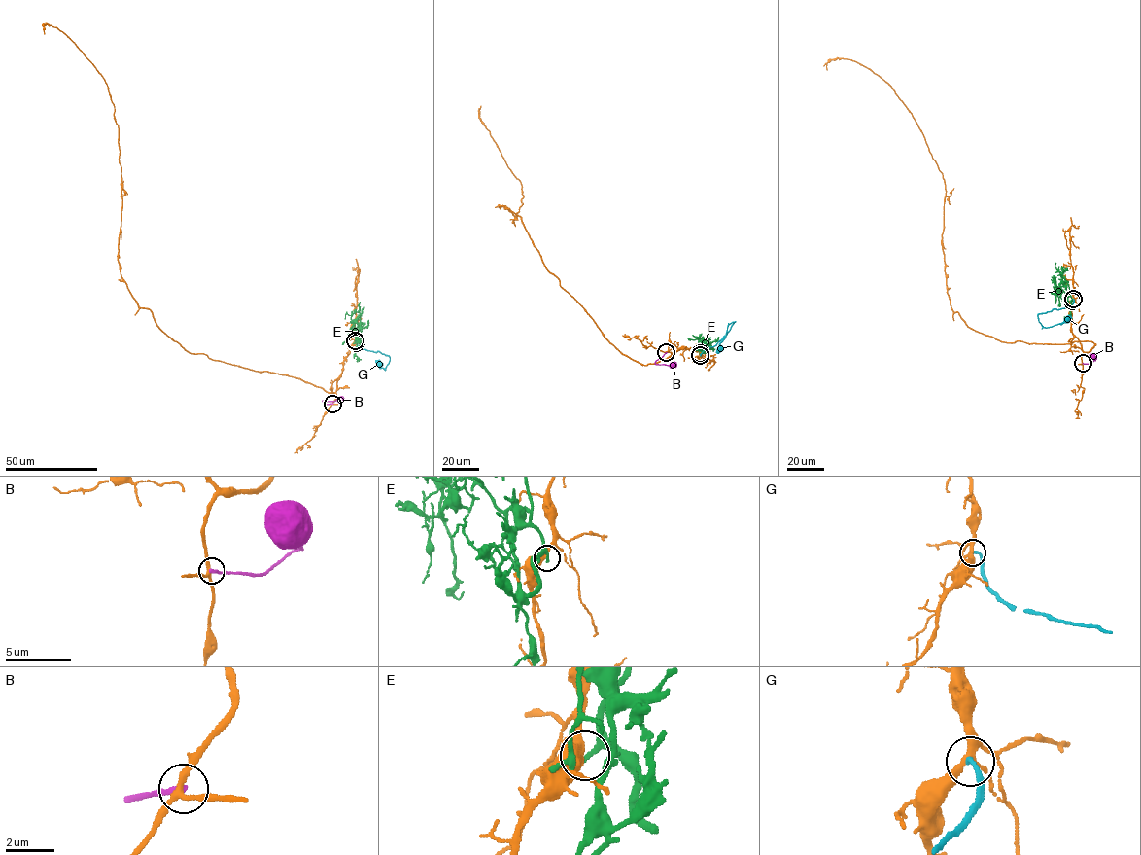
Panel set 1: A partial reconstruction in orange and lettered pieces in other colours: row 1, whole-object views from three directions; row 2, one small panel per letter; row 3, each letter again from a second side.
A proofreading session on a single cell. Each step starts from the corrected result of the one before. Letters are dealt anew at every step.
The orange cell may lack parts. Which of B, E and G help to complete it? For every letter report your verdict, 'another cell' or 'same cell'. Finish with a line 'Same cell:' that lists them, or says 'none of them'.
B: another cell
E: another cell
G: another cell
Same cell: none of them

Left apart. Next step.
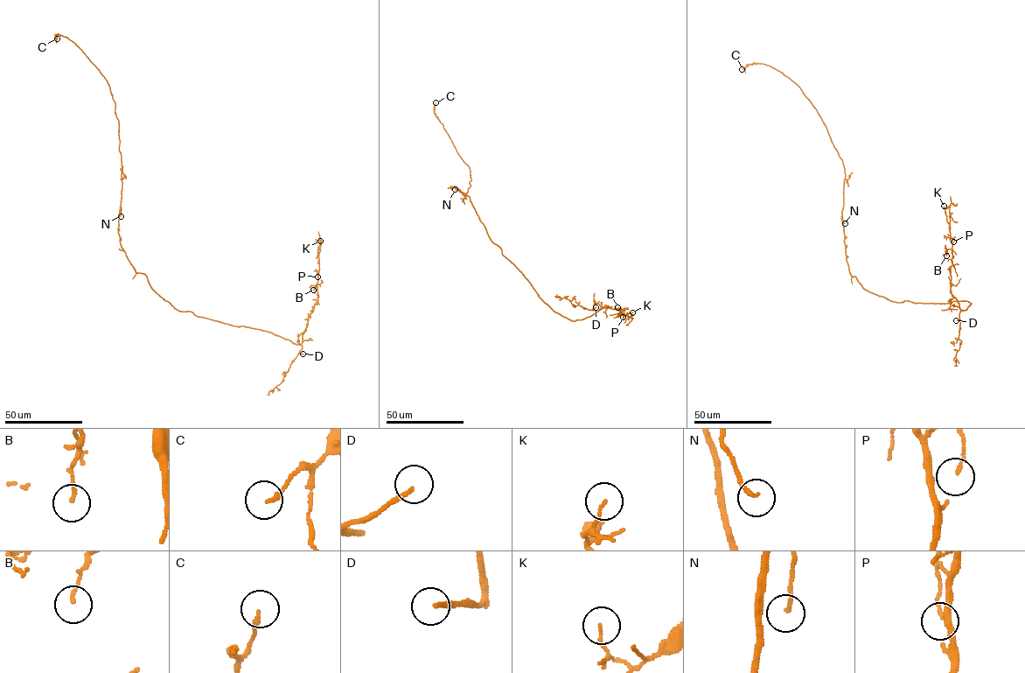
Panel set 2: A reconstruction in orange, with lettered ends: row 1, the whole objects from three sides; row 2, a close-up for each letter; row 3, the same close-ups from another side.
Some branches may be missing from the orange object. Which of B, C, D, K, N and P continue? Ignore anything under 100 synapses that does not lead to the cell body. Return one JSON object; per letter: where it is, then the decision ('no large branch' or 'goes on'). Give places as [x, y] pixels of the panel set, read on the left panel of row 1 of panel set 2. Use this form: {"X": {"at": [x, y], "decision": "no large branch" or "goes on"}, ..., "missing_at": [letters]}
{"B": {"at": [313, 290], "decision": "no large branch"}, "C": {"at": [57, 38], "decision": "no large branch"}, "D": {"at": [303, 354], "decision": "goes on"}, "K": {"at": [320, 241], "decision": "no large branch"}, "N": {"at": [121, 216], "decision": "no large branch"}, "P": {"at": [317, 276], "decision": "no large branch"}, "missing_at": ["D"]}

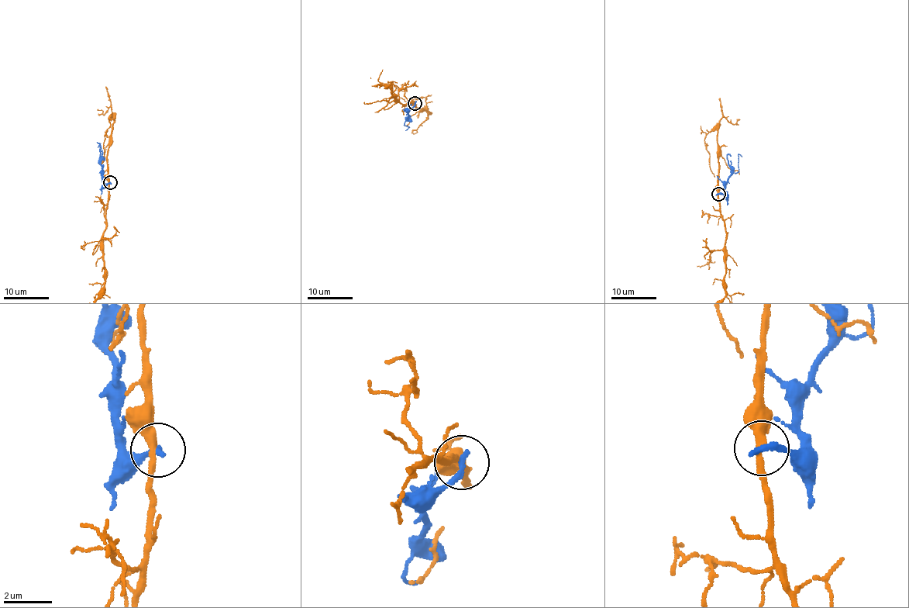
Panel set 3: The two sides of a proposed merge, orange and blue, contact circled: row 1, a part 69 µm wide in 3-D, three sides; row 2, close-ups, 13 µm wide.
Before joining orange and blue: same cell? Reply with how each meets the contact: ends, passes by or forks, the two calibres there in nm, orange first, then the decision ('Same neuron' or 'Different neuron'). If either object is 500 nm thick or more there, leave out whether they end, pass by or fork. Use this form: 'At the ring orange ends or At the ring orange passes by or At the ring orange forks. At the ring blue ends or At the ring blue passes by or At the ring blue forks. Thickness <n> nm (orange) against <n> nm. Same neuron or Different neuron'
At the ring orange passes by. At the ring blue ends. Thickness 320 nm (orange) against 320 nm. Different neuron

